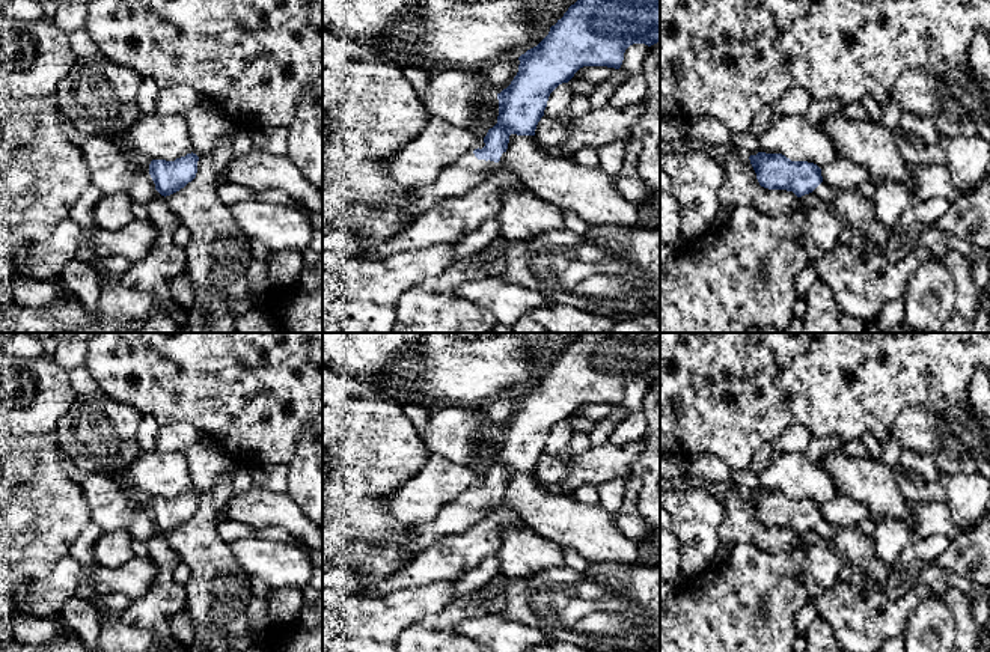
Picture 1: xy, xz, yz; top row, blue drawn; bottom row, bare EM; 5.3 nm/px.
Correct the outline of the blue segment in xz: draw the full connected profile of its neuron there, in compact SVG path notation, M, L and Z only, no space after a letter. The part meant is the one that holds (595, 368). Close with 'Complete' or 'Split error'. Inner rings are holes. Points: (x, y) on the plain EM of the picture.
M582 333L568 345L548 372L518 395L518 410L511 422L497 431L497 461L488 467L484 480L464 491L457 500L443 506L429 523L411 526L410 539L423 551L446 535L463 533L484 519L502 503L509 473L535 473L535 467L550 431L568 420L583 404L607 404L619 407L625 387L633 381L648 384L660 378L660 333Z. Split error

